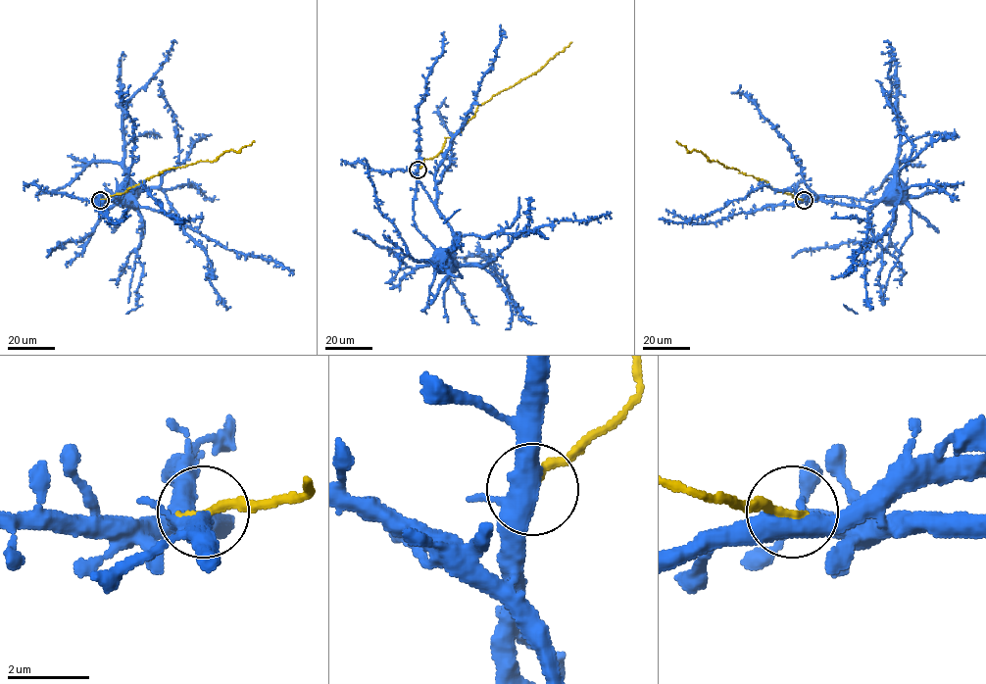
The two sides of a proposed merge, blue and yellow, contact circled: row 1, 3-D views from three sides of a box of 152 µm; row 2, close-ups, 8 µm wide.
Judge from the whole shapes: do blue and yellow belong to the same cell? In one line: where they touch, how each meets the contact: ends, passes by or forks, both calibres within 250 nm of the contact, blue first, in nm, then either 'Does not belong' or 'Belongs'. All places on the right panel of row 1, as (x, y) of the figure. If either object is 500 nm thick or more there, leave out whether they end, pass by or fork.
Place: (804, 200). At the ring blue forks. At the ring yellow ends. Thickness 420 nm (blue) against 240 nm. Does not belong

